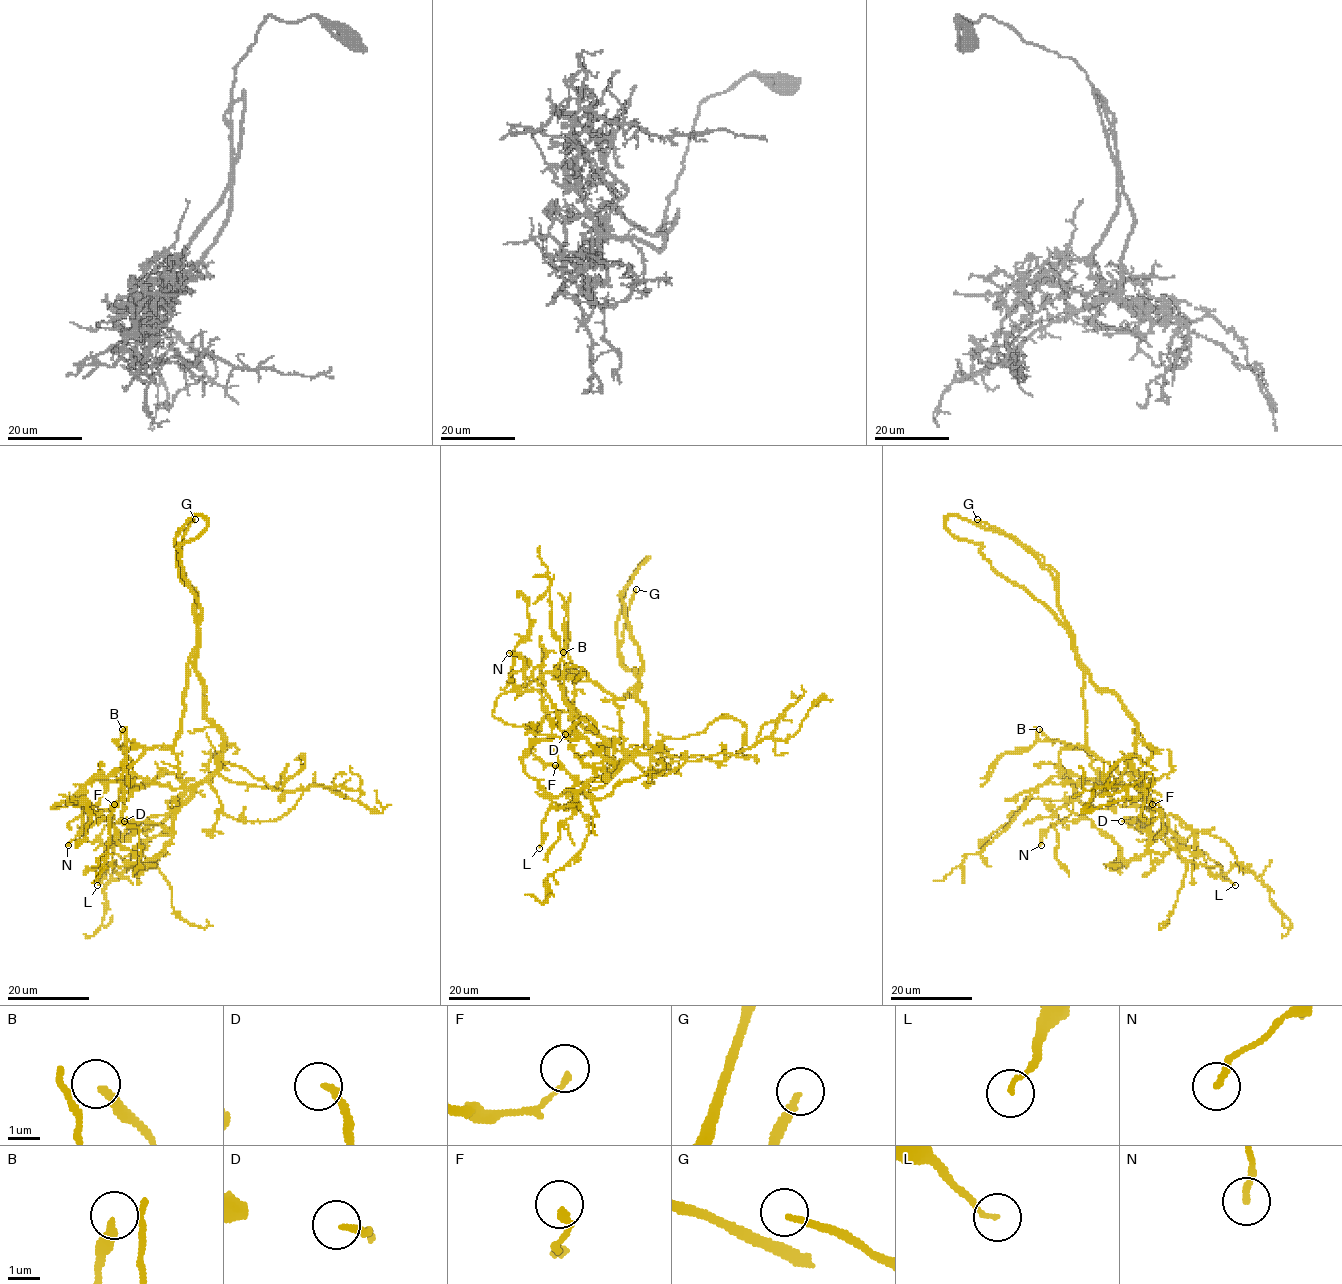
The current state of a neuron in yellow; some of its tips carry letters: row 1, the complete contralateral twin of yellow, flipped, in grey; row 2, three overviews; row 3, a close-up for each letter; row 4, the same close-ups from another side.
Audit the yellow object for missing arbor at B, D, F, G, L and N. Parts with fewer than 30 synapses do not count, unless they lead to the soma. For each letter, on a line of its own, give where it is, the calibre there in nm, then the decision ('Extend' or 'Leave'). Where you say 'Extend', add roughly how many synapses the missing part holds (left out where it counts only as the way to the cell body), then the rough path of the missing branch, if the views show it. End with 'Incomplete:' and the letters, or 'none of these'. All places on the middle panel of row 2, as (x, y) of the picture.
B: Place: (563, 652). Thickness 260 nm. Leave
D: Place: (565, 734). Thickness 190 nm. Leave
F: Place: (555, 765). Thickness 190 nm. Leave
G: Place: (636, 589). Thickness 200 nm. Extend. Course of what is missing: (636, 589), (638, 577), (632, 546), (606, 530), (581, 501), (578, 500), (578, 503)
L: Place: (539, 848). Thickness 100 nm. Leave
N: Place: (509, 653). Thickness 200 nm. Leave
Incomplete: G

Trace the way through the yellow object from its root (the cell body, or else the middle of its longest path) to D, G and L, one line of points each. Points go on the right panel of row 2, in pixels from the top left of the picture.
D: (1098, 758), (1127, 772), (1143, 790), (1150, 806), (1151, 825), (1146, 831), (1138, 828), (1142, 821), (1121, 821)
G: (1098, 758), (1086, 746), (1084, 669), (1071, 645), (1070, 626), (1058, 605), (1055, 579), (1032, 550), (977, 519)
L: (1098, 758), (1107, 761), (1119, 772), (1127, 772), (1157, 804), (1176, 837), (1184, 845), (1205, 852), (1235, 885)

